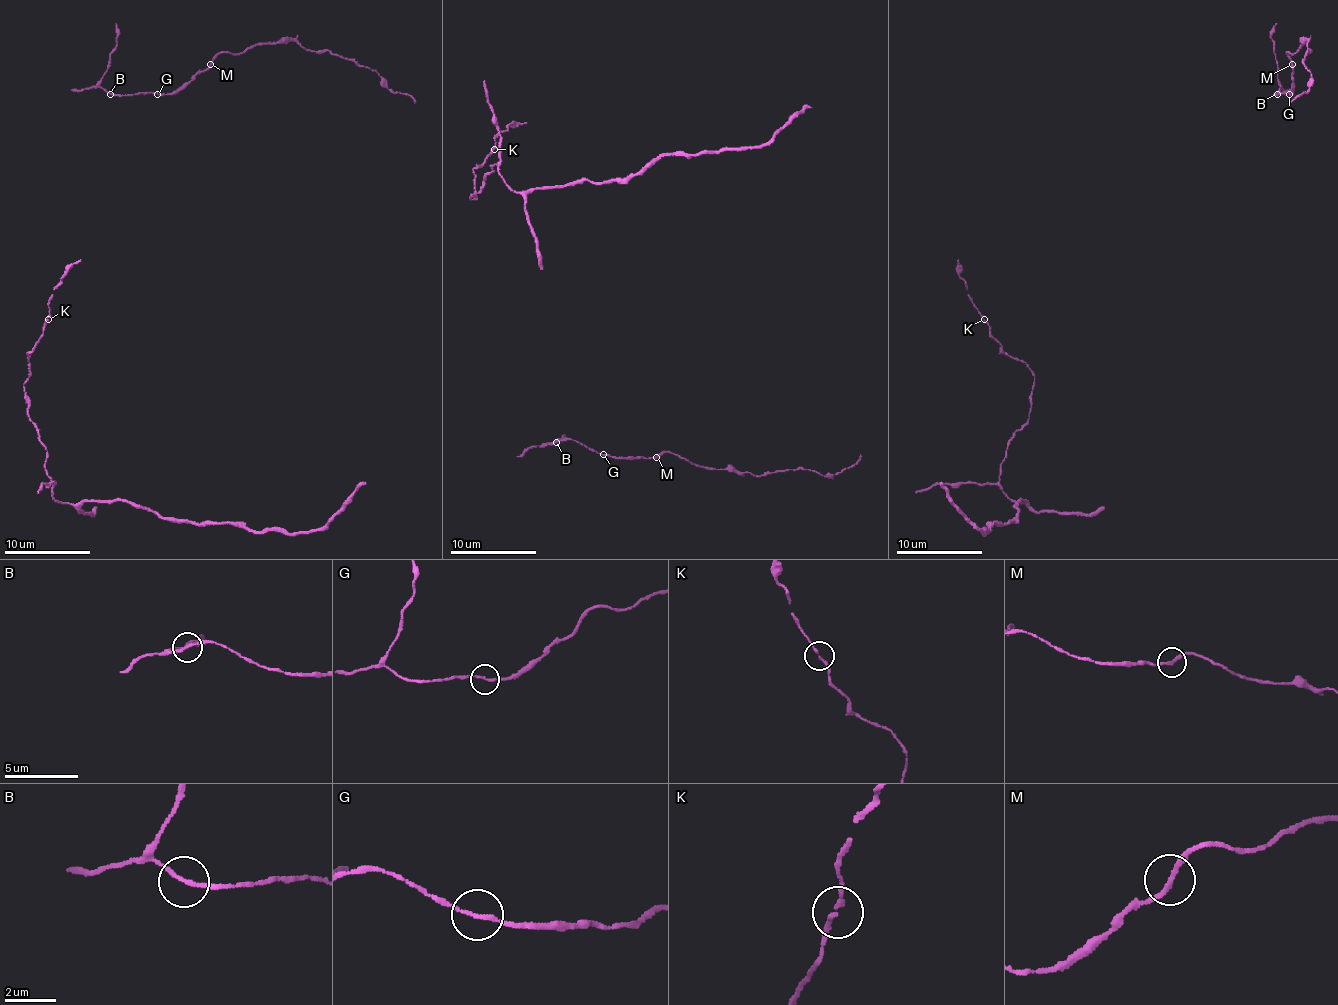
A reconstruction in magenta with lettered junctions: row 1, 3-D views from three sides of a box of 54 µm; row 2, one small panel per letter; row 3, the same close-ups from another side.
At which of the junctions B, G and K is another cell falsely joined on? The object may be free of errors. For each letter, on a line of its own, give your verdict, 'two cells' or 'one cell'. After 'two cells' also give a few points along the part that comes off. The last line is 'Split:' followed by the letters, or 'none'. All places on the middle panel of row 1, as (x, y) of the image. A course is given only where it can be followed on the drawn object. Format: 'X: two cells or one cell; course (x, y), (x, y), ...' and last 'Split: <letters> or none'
B: one cell
G: one cell
K: one cell
Split: none

